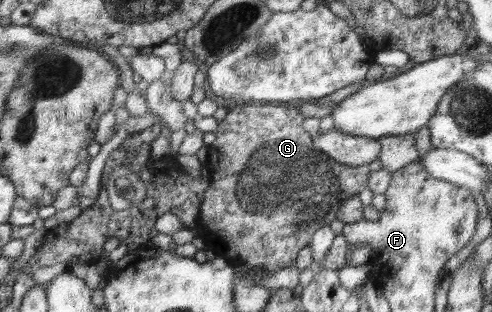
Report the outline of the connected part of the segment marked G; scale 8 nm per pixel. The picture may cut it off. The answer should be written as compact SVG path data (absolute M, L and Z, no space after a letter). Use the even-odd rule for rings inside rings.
M240 103L229 109L226 117L218 123L217 131L215 131L216 139L208 146L205 162L210 177L209 188L205 191L203 200L201 200L199 220L195 225L197 233L199 233L198 237L201 237L205 242L206 250L212 249L217 256L228 258L229 262L239 267L248 264L252 267L265 267L267 271L273 272L285 267L295 266L297 265L297 257L301 255L301 250L312 244L313 236L317 233L317 230L331 224L336 219L341 204L345 203L345 200L349 200L349 197L357 196L368 186L368 179L371 175L368 167L347 167L333 158L325 159L325 155L315 155L313 151L309 151L309 145L313 145L313 143L309 141L309 133L303 131L301 121L303 121L301 112L288 104Z

